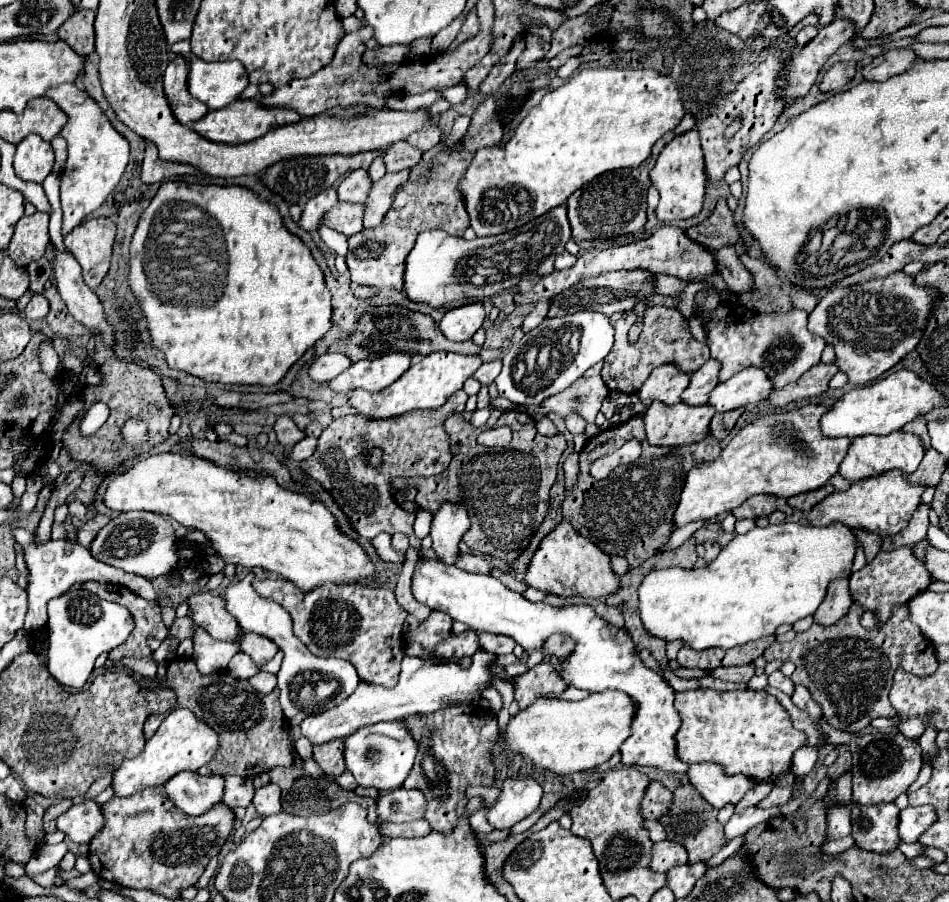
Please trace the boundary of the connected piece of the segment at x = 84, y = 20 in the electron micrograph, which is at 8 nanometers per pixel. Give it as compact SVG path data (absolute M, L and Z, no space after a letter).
M77 10L65 24L57 30L57 36L75 48L77 54L89 56L95 50L95 32L93 32L95 10Z

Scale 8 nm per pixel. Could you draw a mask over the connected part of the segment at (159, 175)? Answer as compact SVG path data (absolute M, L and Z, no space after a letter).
M149 144L145 148L145 158L143 158L143 166L141 166L141 180L145 184L153 184L153 182L163 182L171 176L179 176L179 174L197 174L199 172L187 164L179 164L179 162L163 162L157 156L157 148L155 144Z

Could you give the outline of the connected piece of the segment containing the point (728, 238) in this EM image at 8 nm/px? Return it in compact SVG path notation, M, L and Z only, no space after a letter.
M723 198L717 202L717 208L713 210L711 218L701 222L699 226L687 228L685 234L695 242L707 246L709 250L719 250L727 244L743 246L743 238L733 222L733 212L727 208L727 202Z

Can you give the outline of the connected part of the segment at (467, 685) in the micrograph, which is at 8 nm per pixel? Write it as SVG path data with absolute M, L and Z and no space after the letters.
M477 650L473 654L471 668L461 668L453 662L435 664L419 656L405 656L401 664L399 684L395 688L361 682L357 690L339 706L315 716L307 716L307 720L300 724L301 732L311 740L311 744L325 744L335 738L347 738L351 732L357 732L359 728L371 726L381 720L395 720L409 714L429 714L451 704L475 704L481 698L481 690L491 686L491 676L487 669L490 659L496 659L496 656L485 650Z

